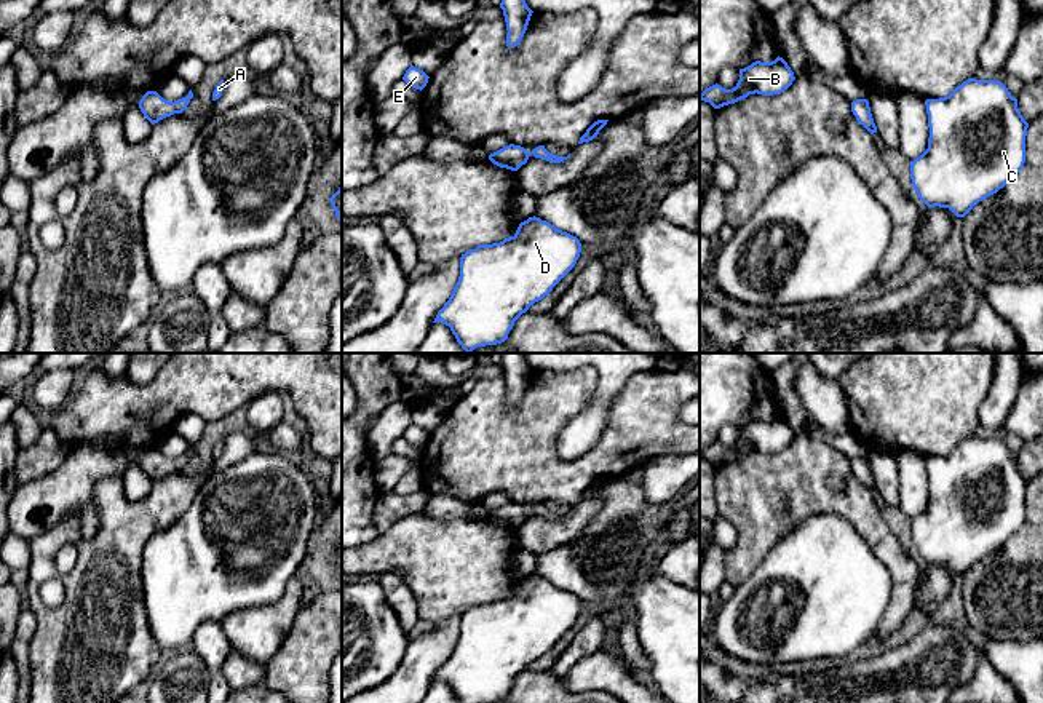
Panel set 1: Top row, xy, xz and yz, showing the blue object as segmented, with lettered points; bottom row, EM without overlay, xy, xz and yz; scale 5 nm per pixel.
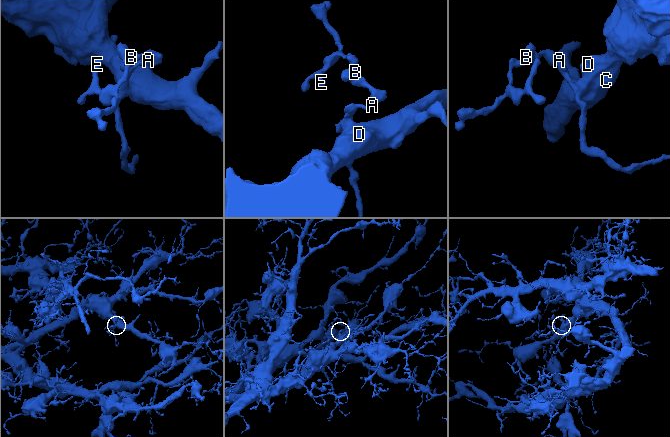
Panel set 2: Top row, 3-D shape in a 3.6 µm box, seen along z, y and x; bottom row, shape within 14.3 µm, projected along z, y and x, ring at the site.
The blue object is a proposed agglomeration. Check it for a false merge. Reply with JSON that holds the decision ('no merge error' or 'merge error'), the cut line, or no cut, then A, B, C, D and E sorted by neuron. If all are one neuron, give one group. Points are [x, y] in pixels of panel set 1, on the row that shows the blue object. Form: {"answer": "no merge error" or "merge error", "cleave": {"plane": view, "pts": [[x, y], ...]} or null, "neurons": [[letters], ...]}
{"answer": "no merge error", "cleave": null, "neurons": [["A", "B", "C", "D", "E"]]}

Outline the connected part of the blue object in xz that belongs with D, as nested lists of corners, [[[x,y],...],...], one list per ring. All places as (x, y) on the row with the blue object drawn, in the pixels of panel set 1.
[[[529,217],[513,236],[462,254],[458,281],[433,323],[449,326],[466,353],[502,344],[514,321],[575,267],[580,252],[577,236]]]

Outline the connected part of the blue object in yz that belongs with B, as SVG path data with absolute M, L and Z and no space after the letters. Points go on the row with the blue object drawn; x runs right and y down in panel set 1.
M778 56L771 62L755 61L740 69L740 80L735 88L725 89L716 83L700 94L700 101L709 102L714 109L720 109L755 93L763 96L779 94L794 80L794 72L783 58Z

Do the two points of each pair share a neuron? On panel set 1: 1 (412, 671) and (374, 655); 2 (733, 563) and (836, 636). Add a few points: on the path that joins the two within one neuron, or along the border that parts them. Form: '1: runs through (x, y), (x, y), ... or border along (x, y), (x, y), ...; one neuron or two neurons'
1: border along (409, 639), (401, 663), (374, 686); two neurons
2: border along (775, 545), (735, 588); two neurons

